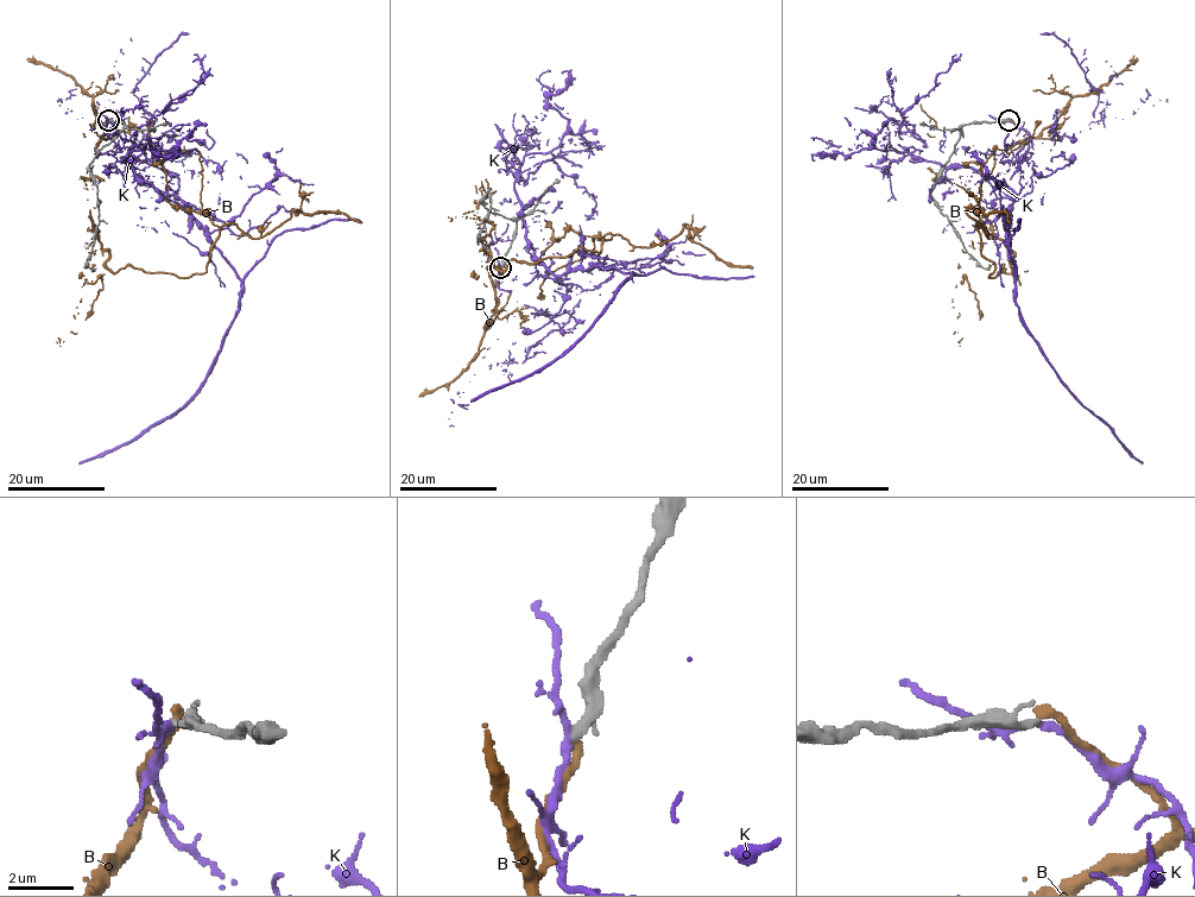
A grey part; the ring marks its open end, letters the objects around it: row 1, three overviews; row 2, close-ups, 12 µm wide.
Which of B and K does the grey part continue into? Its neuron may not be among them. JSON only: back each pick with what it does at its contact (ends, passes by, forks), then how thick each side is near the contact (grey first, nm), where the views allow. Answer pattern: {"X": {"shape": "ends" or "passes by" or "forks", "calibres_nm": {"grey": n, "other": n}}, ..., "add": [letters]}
{"add": []}

